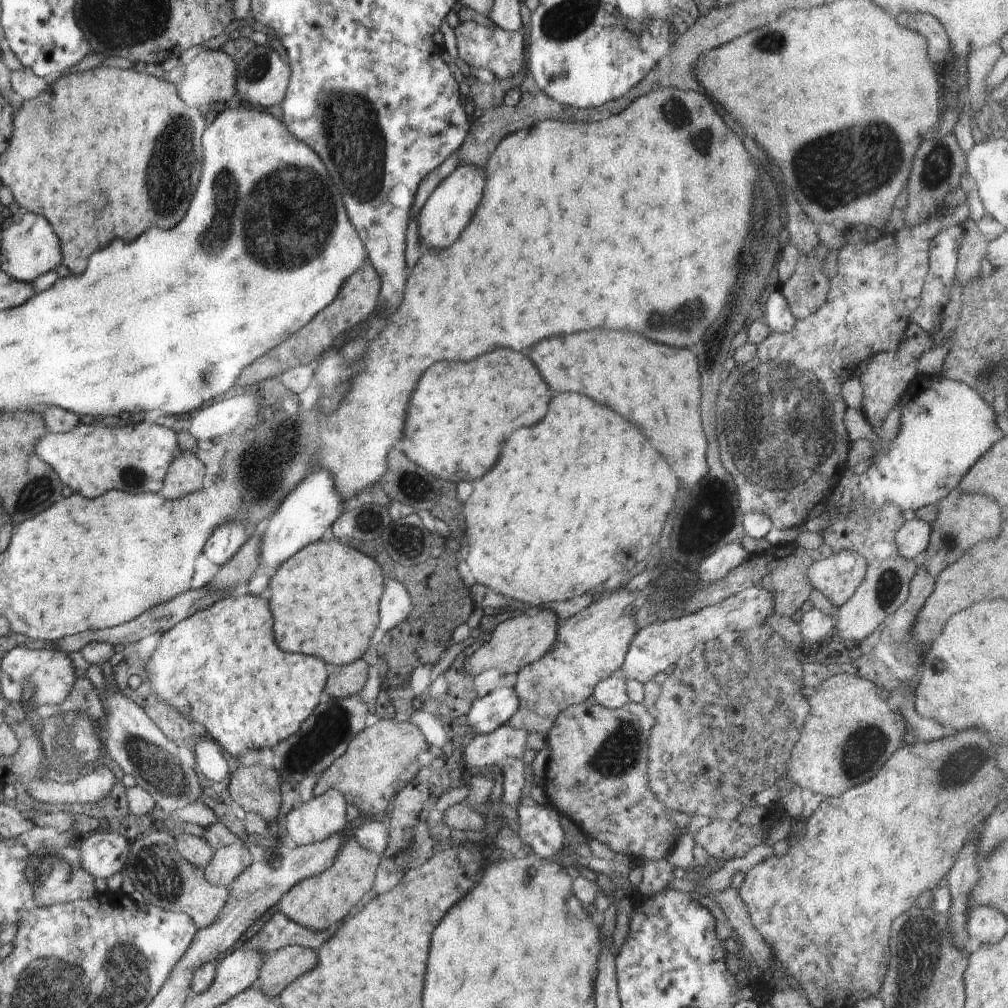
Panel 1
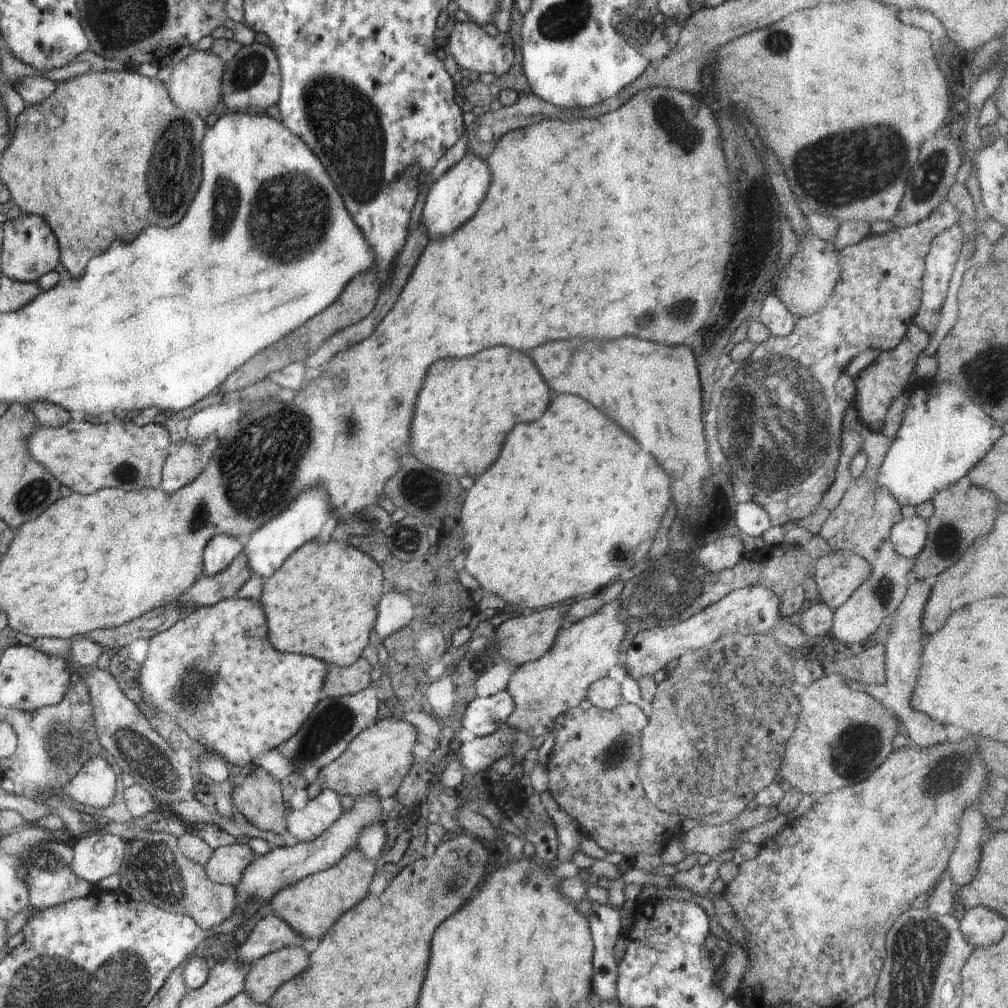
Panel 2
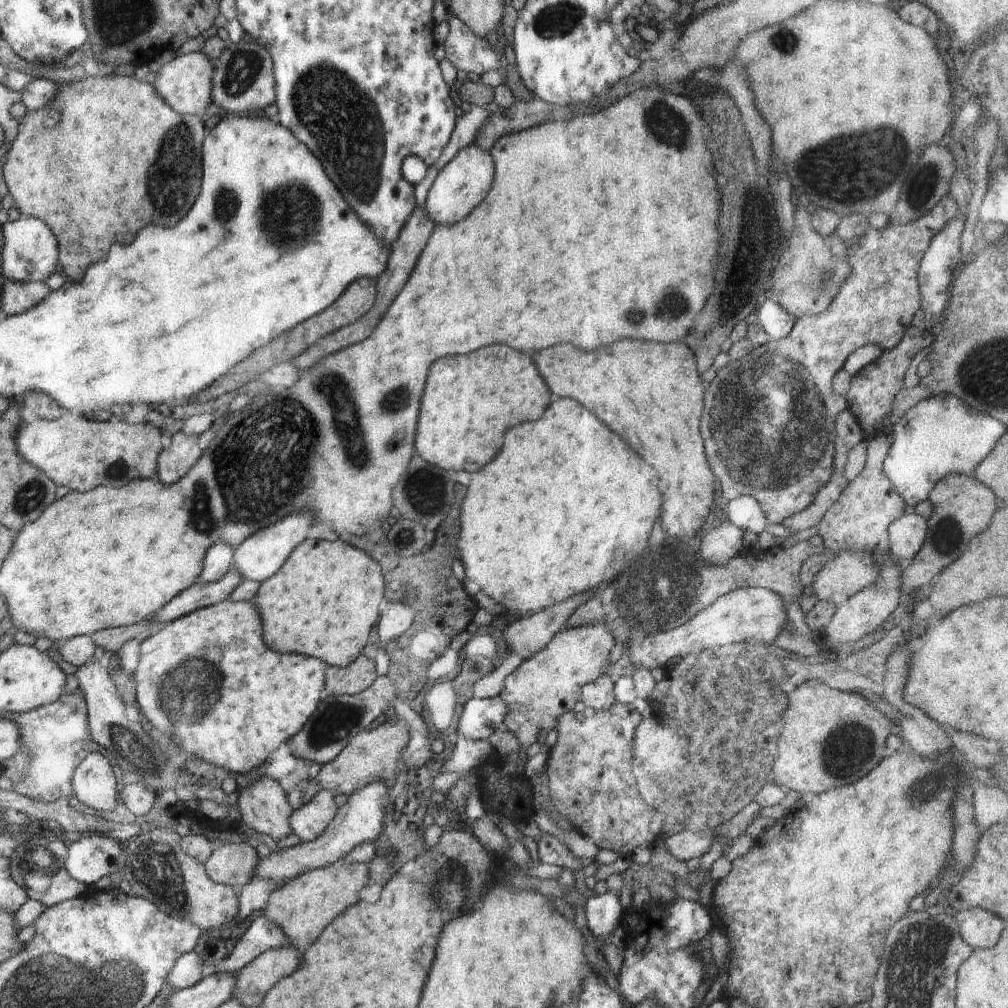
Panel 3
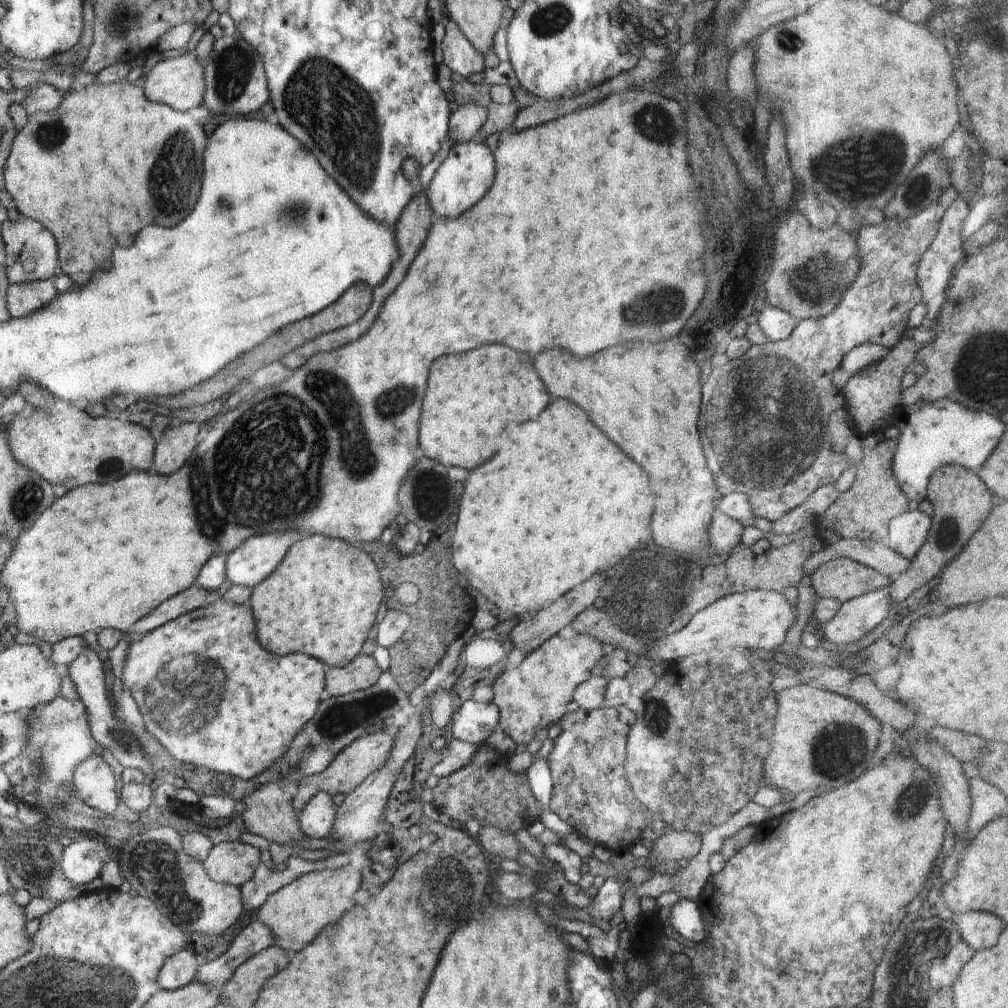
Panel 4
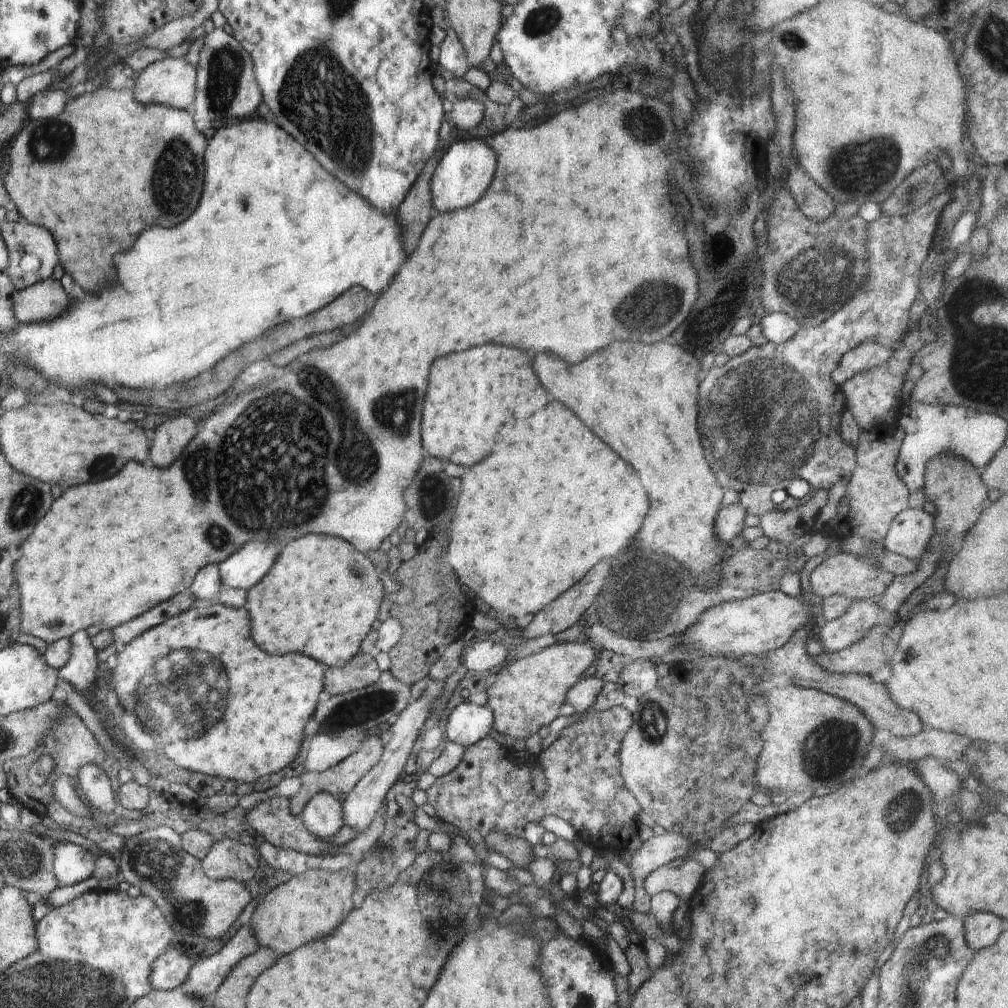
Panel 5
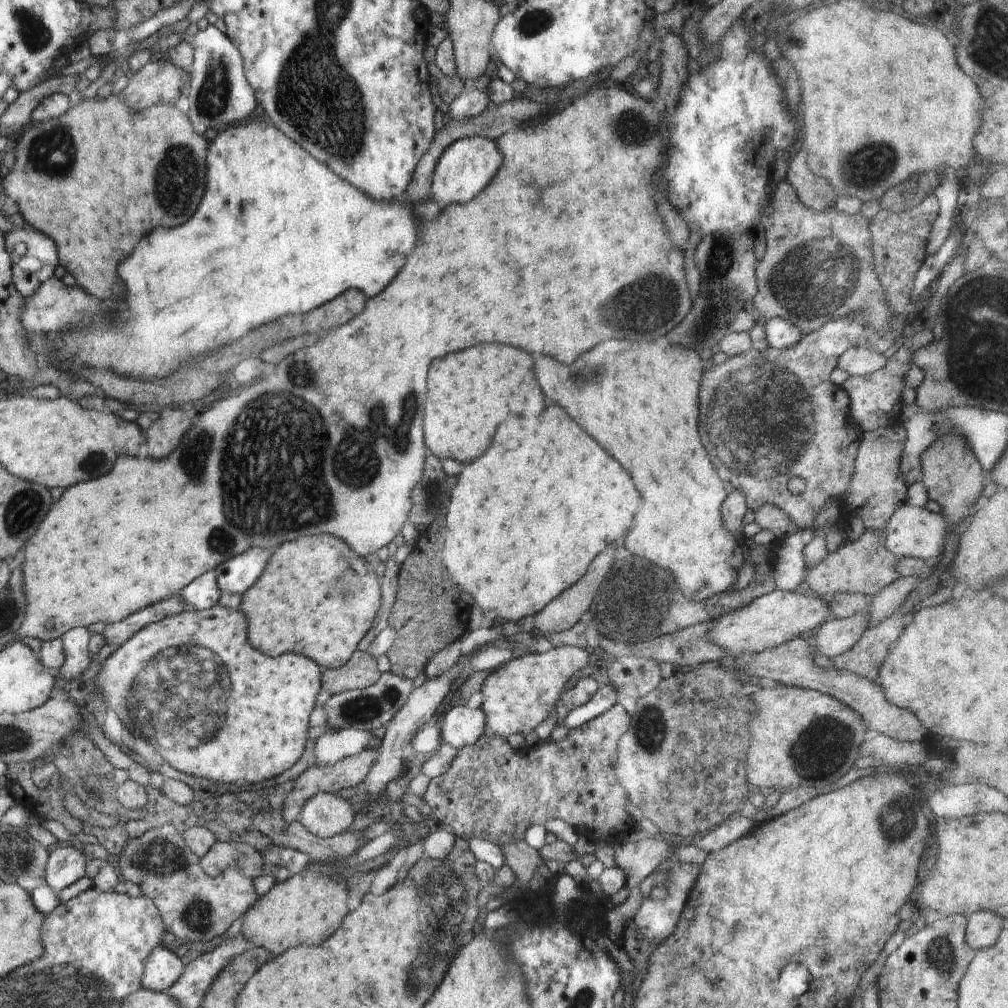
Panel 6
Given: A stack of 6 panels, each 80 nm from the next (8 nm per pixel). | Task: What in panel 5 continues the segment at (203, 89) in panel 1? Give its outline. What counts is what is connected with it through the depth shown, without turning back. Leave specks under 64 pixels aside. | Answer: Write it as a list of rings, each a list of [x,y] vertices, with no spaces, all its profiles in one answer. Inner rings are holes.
[[[166,57],[145,68],[132,90],[142,104],[184,109],[196,100],[197,68],[184,57]]]

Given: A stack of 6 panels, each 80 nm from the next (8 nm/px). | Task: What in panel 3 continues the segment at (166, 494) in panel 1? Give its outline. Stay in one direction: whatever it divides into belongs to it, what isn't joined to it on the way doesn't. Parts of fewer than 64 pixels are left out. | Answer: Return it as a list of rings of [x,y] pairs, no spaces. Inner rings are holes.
[[[177,432],[172,436],[172,443],[162,449],[158,455],[158,478],[164,484],[174,484],[178,482],[187,472],[198,462],[200,458],[200,448],[196,446],[196,436],[188,436]]]

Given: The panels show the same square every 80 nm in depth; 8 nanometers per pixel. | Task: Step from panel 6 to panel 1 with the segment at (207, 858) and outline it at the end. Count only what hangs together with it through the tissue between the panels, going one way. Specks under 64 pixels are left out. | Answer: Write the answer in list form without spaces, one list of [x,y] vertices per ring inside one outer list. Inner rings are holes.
[[[244,842],[214,849],[213,857],[204,869],[205,879],[210,884],[227,887],[252,863]]]

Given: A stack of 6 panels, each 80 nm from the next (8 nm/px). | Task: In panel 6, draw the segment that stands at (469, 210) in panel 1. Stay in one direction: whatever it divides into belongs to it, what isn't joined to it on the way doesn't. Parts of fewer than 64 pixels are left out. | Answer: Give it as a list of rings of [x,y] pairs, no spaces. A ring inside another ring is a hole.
[[[470,137],[457,140],[448,146],[438,159],[430,196],[442,209],[452,202],[466,204],[486,188],[486,184],[498,172],[500,164],[502,164],[502,153],[492,139]]]

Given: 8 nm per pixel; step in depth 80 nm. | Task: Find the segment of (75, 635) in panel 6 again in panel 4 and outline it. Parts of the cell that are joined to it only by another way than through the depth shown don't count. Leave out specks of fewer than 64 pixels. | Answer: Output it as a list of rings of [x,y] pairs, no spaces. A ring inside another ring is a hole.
[[[90,646],[84,648],[84,652],[78,656],[77,660],[74,660],[72,664],[68,664],[68,670],[64,671],[70,676],[70,680],[74,682],[76,686],[78,697],[85,705],[87,711],[87,720],[90,733],[92,737],[102,748],[106,748],[116,758],[116,761],[123,767],[123,769],[131,768],[138,769],[140,764],[144,765],[146,770],[150,769],[148,773],[148,782],[153,785],[157,782],[154,781],[153,770],[160,766],[157,761],[157,757],[164,753],[164,747],[160,742],[151,735],[143,742],[142,745],[136,740],[136,736],[127,728],[121,718],[118,720],[116,714],[112,714],[112,710],[116,712],[116,708],[112,706],[112,695],[108,696],[106,689],[106,680],[103,670],[103,662],[100,660],[98,654],[94,652]],[[144,760],[144,763],[141,763]],[[158,762],[158,764],[156,764]]]

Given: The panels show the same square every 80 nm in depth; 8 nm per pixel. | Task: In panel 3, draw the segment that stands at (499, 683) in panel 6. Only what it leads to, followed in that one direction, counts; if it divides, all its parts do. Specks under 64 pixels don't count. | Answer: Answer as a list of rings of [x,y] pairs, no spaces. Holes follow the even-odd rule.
[[[602,621],[581,627],[564,628],[535,655],[522,661],[507,677],[498,695],[507,704],[504,724],[516,734],[520,746],[526,750],[537,742],[539,734],[557,728],[559,718],[572,711],[581,700],[585,684],[602,676],[604,666],[610,664],[610,649],[616,642],[613,629]]]

